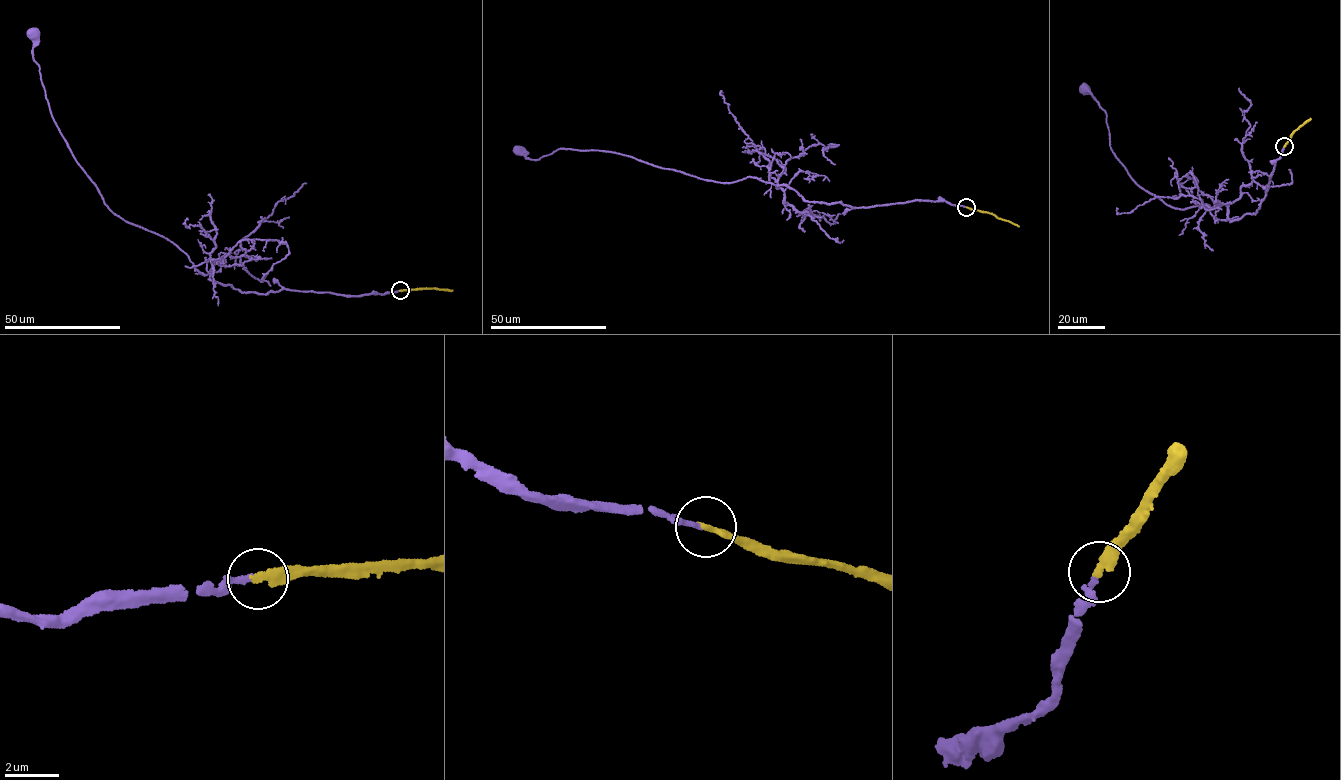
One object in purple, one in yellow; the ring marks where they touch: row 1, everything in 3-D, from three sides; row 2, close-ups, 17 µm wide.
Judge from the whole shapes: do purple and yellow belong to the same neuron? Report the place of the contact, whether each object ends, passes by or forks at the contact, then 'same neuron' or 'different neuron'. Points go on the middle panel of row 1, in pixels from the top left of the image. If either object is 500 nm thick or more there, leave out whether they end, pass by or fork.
at (966, 207); purple ends there; yellow ends there; same neuron

